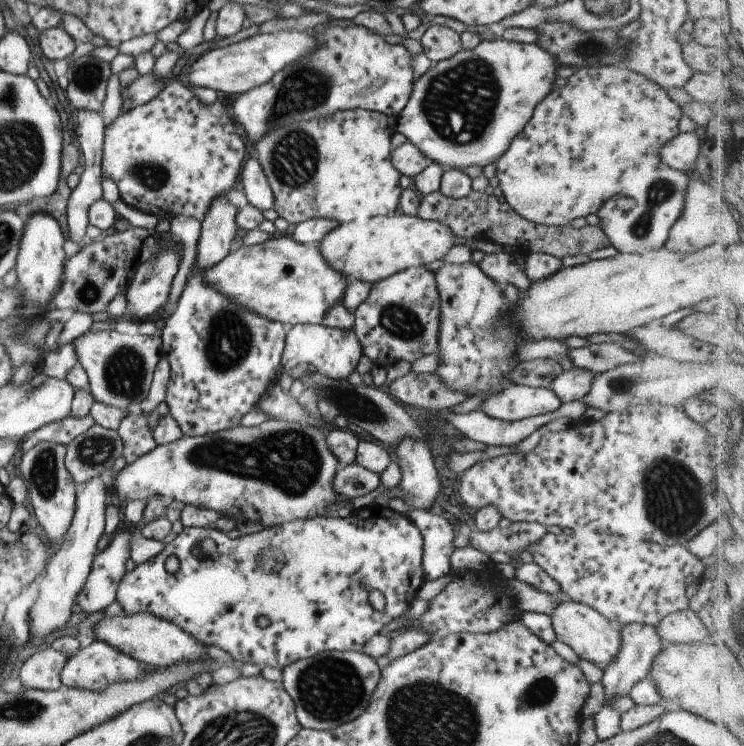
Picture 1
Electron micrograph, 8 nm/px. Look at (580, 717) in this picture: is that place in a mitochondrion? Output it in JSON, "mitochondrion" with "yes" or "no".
{"mitochondrion":"no"}

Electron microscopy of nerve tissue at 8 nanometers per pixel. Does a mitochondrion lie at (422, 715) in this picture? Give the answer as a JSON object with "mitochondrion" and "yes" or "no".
{"mitochondrion":"yes"}

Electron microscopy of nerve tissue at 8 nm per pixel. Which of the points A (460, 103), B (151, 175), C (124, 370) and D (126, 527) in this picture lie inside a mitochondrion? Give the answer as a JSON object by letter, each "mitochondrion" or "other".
{"A":"mitochondrion","B":"mitochondrion","C":"mitochondrion","D":"other"}

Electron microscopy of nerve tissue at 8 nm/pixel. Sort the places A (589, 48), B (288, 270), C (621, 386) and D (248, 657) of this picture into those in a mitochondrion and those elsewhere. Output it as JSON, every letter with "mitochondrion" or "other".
{"A":"mitochondrion","B":"other","C":"mitochondrion","D":"other"}

